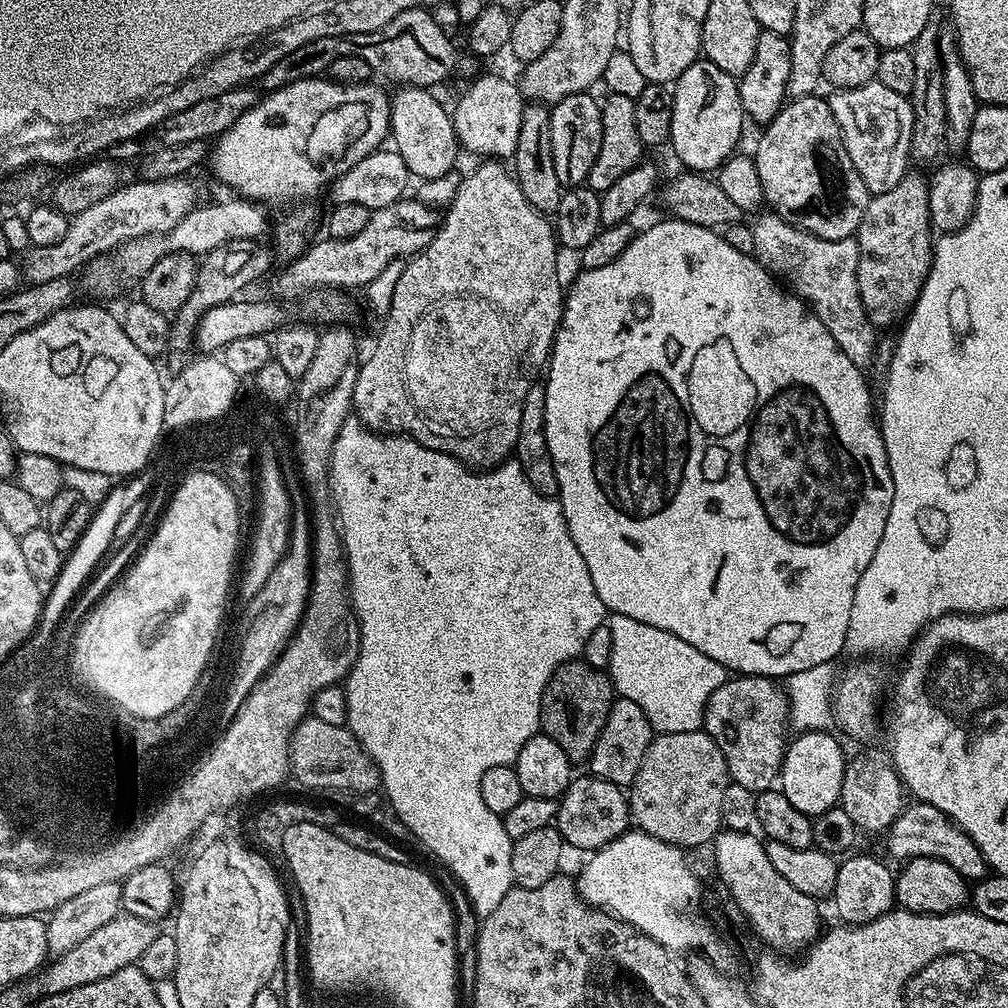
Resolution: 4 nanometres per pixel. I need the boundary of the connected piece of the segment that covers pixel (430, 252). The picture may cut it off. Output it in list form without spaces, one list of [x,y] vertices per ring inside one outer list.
[[[488,158],[480,164],[460,185],[452,196],[452,205],[448,213],[443,213],[435,236],[421,252],[416,253],[405,263],[402,278],[398,278],[398,286],[394,286],[394,302],[390,302],[390,310],[382,318],[384,324],[376,336],[376,345],[372,353],[363,357],[360,373],[354,382],[354,398],[352,406],[361,424],[381,434],[403,434],[418,440],[427,448],[457,456],[462,463],[477,470],[487,470],[511,457],[516,451],[518,442],[518,426],[522,422],[522,406],[526,402],[526,394],[532,384],[537,383],[539,374],[547,365],[552,355],[552,344],[556,340],[556,330],[560,319],[564,316],[565,289],[560,289],[560,272],[556,269],[556,248],[558,241],[549,217],[539,212],[530,202],[526,202],[526,194],[518,186],[515,175],[503,168],[499,159]]]

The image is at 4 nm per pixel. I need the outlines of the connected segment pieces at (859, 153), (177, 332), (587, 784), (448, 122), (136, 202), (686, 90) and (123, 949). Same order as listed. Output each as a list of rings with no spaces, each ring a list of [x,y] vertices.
[[[877,79],[857,88],[837,88],[832,94],[827,97],[828,105],[840,127],[846,154],[854,162],[854,170],[858,170],[869,193],[894,190],[910,168],[911,99],[894,94],[894,90],[882,86]]]
[[[231,240],[222,246],[214,246],[214,250],[205,252],[199,257],[194,290],[190,290],[190,296],[170,320],[168,346],[172,351],[171,356],[173,355],[173,369],[179,370],[186,363],[186,357],[180,352],[193,351],[196,327],[202,314],[206,314],[206,310],[214,306],[227,304],[228,301],[237,299],[243,293],[240,292],[243,288],[248,288],[255,280],[262,279],[268,271],[271,273],[273,271],[271,268],[272,252],[260,240]]]
[[[577,775],[559,797],[554,827],[569,849],[581,848],[584,854],[591,854],[598,848],[605,848],[614,838],[629,831],[630,809],[625,789],[601,776]]]
[[[400,86],[390,96],[390,144],[397,154],[406,162],[409,173],[420,180],[440,180],[456,164],[456,155],[462,152],[459,141],[456,140],[454,126],[449,109],[444,109],[432,97],[433,93],[426,88]]]
[[[176,176],[173,180],[140,178],[137,181],[137,184],[125,183],[123,188],[114,190],[114,194],[102,198],[102,202],[94,202],[90,210],[82,210],[77,216],[71,217],[66,238],[54,242],[54,246],[25,247],[24,257],[18,260],[23,283],[49,284],[71,277],[75,268],[76,271],[83,269],[95,256],[110,252],[128,240],[142,238],[146,234],[169,232],[198,203],[196,188],[191,184],[191,179]]]
[[[698,58],[674,81],[671,93],[674,102],[674,122],[670,122],[670,148],[676,151],[677,158],[685,164],[683,167],[689,173],[715,173],[720,165],[737,151],[736,143],[744,132],[744,124],[746,125],[737,77],[718,70],[718,66],[714,66],[709,60]]]
[[[117,914],[113,920],[106,922],[106,926],[98,926],[98,930],[90,934],[90,938],[78,942],[78,946],[49,959],[31,977],[33,997],[62,994],[66,990],[74,990],[90,982],[105,980],[110,974],[123,968],[133,967],[142,958],[142,950],[146,950],[146,946],[150,946],[150,942],[154,942],[158,935],[158,928],[152,924],[155,923],[151,919],[142,916]]]

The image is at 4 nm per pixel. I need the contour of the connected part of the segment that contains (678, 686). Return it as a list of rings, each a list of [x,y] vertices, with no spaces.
[[[615,614],[609,615],[606,623],[612,639],[612,653],[606,672],[613,689],[623,699],[638,702],[638,706],[642,706],[653,733],[686,734],[701,731],[704,727],[706,702],[710,702],[710,694],[714,694],[714,690],[718,690],[718,686],[725,682],[726,670],[723,666],[714,662],[714,658],[706,658],[702,650],[694,650],[690,642],[682,642],[682,638],[666,630],[658,630],[658,626],[646,626],[646,622]]]

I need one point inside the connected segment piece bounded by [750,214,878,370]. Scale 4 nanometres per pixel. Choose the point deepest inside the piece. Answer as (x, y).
(824, 273)

